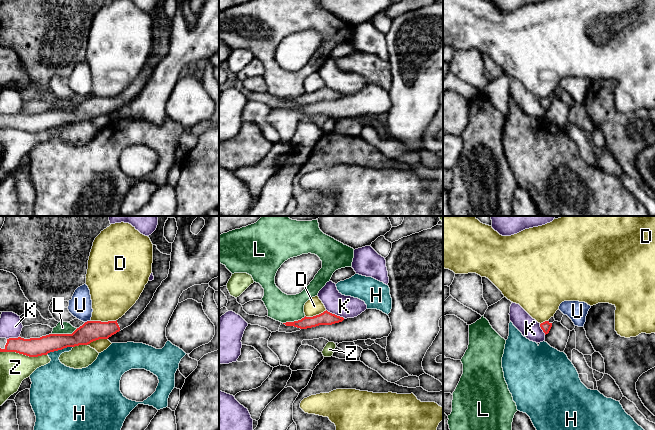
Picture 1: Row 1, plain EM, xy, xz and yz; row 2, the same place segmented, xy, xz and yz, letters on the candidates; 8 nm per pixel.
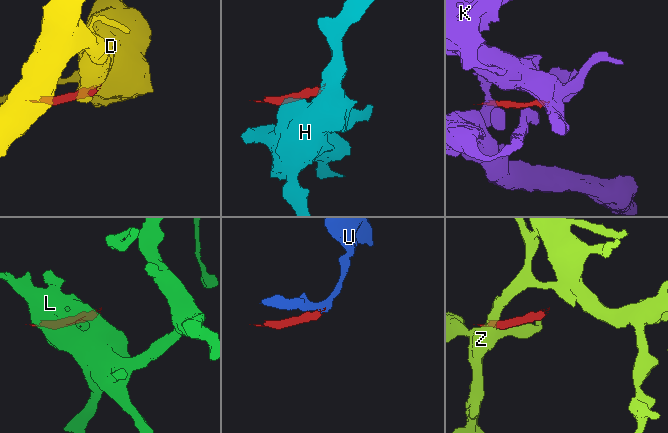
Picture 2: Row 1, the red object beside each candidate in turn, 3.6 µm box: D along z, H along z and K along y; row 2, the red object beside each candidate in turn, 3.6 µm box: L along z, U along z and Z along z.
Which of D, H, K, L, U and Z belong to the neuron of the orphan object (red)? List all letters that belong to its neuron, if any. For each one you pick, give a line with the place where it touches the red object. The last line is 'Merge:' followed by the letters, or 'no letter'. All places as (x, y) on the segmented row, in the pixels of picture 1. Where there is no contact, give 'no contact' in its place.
Merge: no letter

